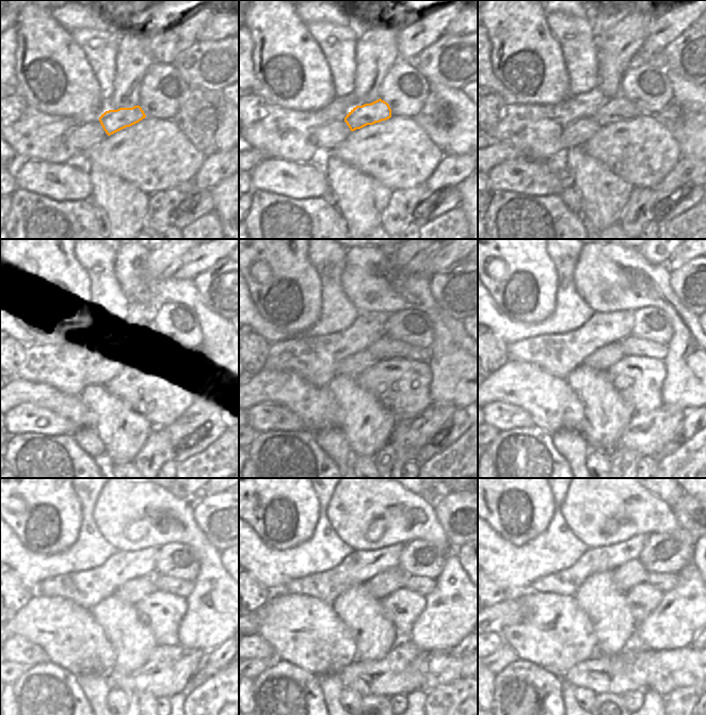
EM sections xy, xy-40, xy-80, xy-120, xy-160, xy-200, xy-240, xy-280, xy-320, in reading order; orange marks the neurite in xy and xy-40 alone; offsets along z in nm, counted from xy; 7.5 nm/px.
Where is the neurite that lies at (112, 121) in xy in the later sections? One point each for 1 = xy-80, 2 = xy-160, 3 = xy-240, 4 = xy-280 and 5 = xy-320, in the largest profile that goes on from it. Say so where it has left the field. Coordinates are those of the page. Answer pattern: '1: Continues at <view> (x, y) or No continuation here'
1: Continues at xy-80 (618, 109)
2: Continues at xy-160 (387, 348)
3: Continues at xy-240 (163, 583)
4: Continues at xy-280 (423, 586)
5: Continues at xy-320 (666, 582)

